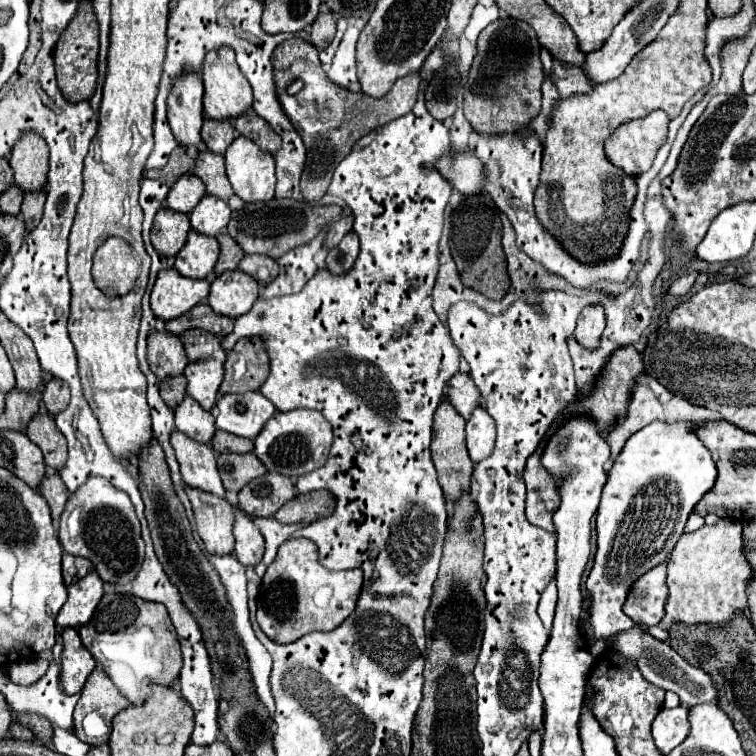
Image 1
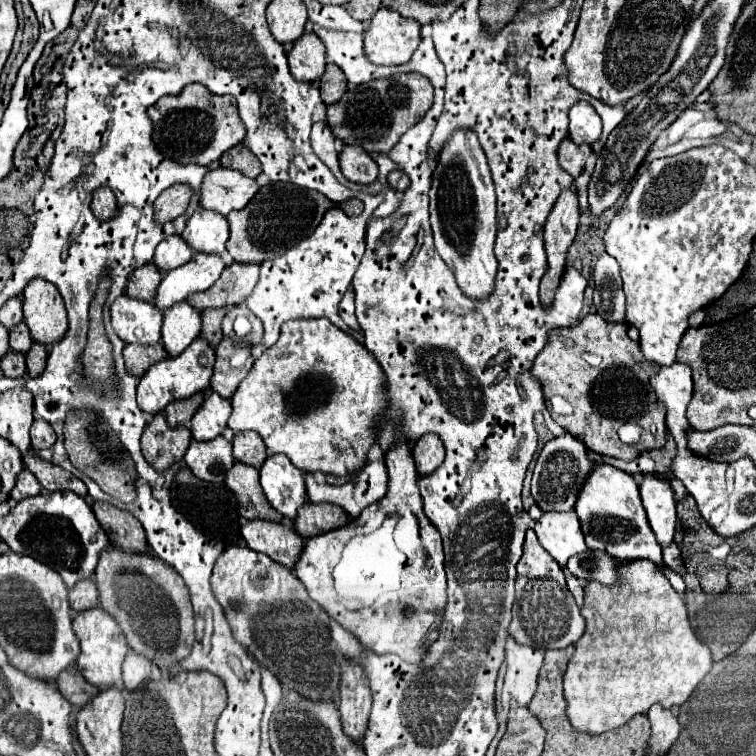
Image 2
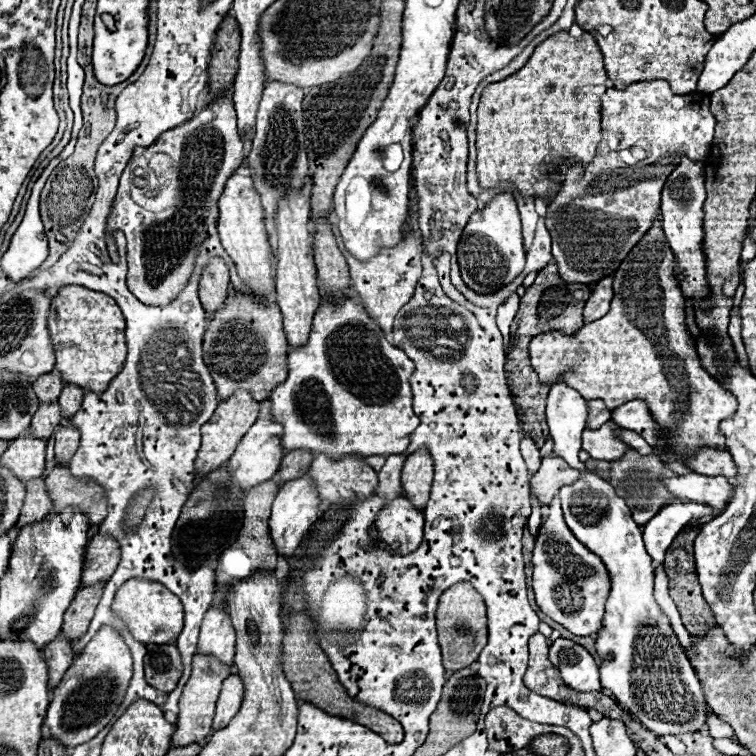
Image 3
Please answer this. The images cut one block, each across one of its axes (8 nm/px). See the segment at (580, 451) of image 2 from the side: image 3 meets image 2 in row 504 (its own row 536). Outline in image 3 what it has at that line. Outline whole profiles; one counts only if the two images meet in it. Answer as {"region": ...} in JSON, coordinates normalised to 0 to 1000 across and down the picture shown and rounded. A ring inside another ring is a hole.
{"region":[[[735,656],[725,669],[725,685],[717,690],[706,722],[706,791],[712,804],[728,815],[733,823],[743,825],[751,836],[762,841],[786,841],[794,833],[794,820],[799,815],[799,799],[807,786],[807,767],[796,741],[775,728],[770,717],[759,712],[751,701],[741,659]]]}

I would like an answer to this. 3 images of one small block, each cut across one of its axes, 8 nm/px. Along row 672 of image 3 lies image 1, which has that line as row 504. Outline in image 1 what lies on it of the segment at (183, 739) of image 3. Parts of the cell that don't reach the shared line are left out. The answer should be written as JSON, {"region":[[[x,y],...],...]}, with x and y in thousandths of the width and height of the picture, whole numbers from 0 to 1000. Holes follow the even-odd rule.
{"region":[[[246,643],[243,648],[251,659],[254,677],[259,685],[262,706],[278,733],[304,733],[310,728],[310,677],[307,669],[296,659],[286,659],[270,648],[259,648]]]}

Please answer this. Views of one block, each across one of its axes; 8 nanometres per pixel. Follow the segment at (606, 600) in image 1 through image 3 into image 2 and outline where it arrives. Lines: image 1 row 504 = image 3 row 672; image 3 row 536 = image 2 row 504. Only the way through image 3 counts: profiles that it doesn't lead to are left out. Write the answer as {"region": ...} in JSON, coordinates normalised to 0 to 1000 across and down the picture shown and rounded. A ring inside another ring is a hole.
{"region":[[[786,616],[767,648],[762,664],[762,680],[770,693],[775,722],[783,728],[799,728],[820,741],[854,738],[865,746],[876,743],[876,725],[857,696],[852,669],[847,664],[844,640],[836,627],[828,627],[812,616]]]}

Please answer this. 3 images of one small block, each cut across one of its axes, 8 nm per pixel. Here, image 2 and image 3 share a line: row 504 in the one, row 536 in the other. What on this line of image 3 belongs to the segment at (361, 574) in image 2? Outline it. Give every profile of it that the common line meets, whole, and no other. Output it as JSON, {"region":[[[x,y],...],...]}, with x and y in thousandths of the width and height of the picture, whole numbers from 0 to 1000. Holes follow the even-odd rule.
{"region":[[[526,656],[513,664],[489,696],[489,709],[497,722],[519,733],[540,733],[550,728],[558,717],[561,680],[540,664],[540,659]]]}

